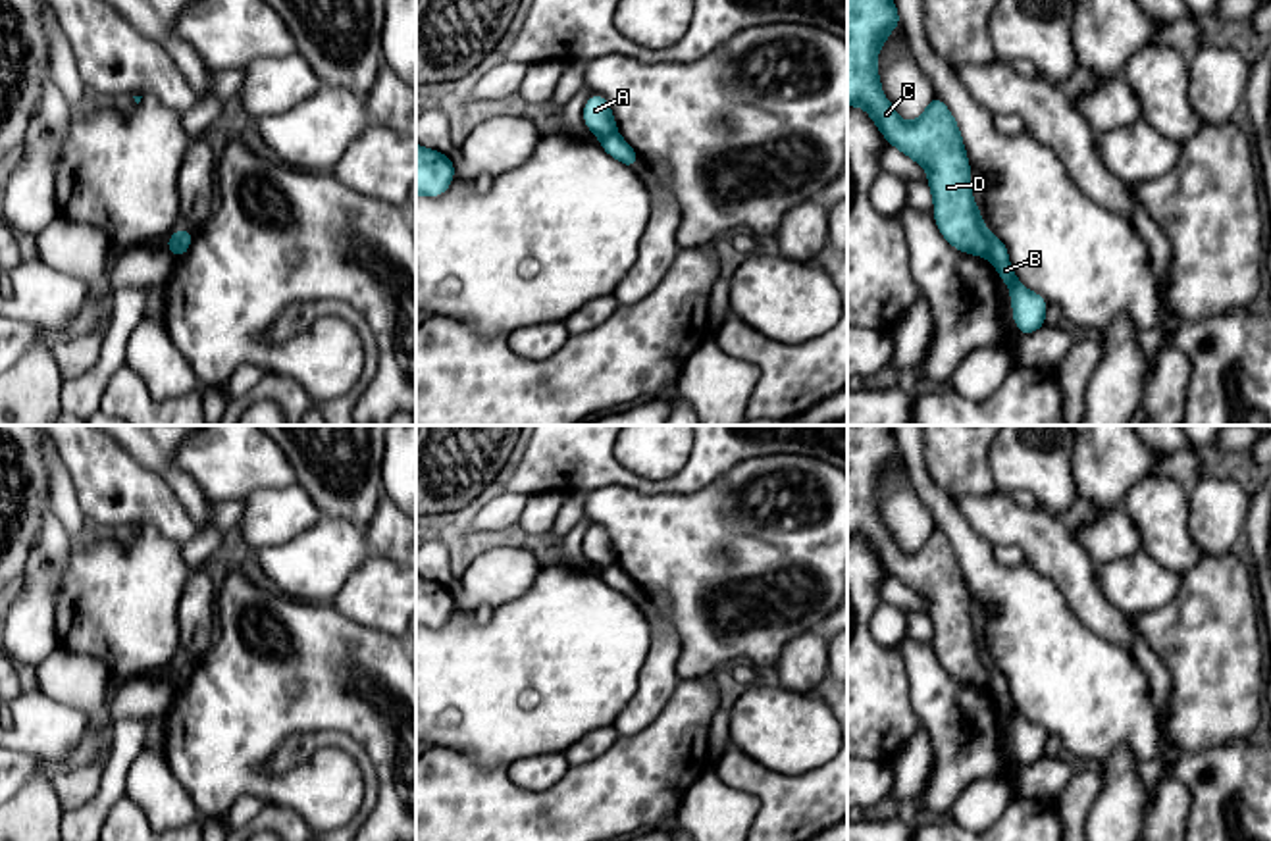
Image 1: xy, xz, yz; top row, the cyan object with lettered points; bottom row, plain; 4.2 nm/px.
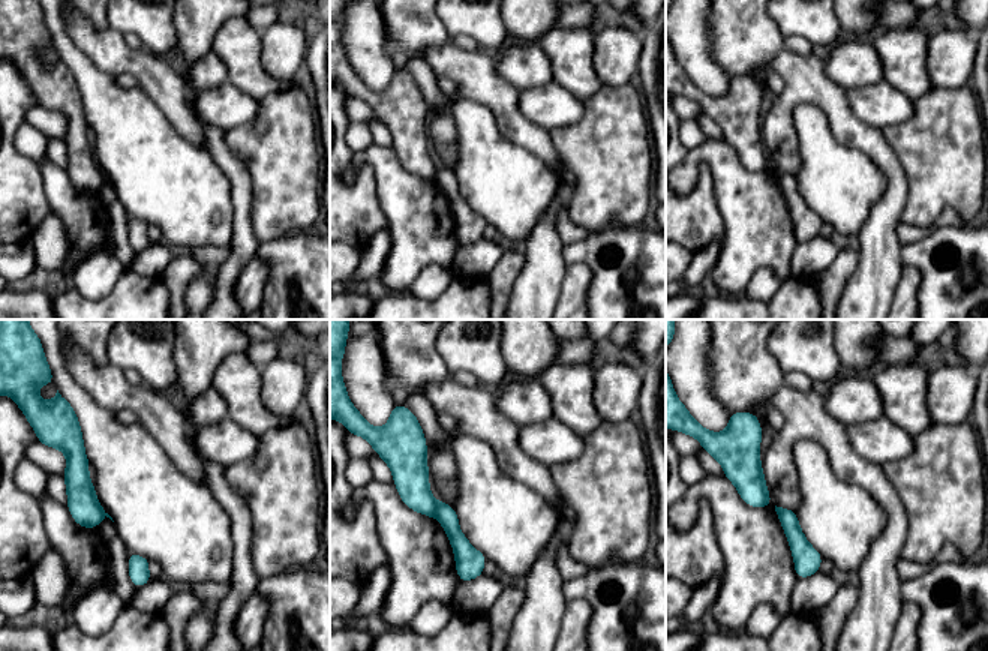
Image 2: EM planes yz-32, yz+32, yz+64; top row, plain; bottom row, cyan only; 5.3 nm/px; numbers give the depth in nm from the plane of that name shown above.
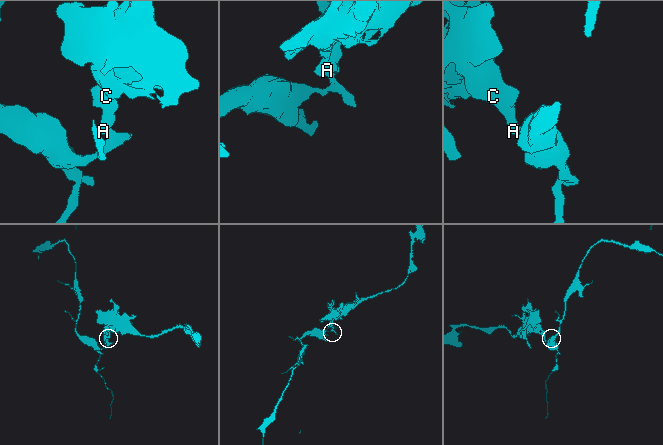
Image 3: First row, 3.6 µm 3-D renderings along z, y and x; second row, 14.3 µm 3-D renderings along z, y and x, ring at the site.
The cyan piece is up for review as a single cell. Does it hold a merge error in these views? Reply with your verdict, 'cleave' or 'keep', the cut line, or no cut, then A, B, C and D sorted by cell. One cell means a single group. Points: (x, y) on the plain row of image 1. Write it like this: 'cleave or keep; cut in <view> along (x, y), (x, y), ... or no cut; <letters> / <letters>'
cleave; cut in yz along (988, 662), (988, 682), (985, 686); A C D / B

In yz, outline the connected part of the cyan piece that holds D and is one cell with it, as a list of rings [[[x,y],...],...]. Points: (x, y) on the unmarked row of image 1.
[[[847,425],[847,537],[863,537],[884,570],[928,602],[934,650],[946,672],[986,687],[988,662],[973,631],[973,602],[951,543],[930,527],[924,545],[905,554],[882,525],[876,485],[899,454],[892,425]]]

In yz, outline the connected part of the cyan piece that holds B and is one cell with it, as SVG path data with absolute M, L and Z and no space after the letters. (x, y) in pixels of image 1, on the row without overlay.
M988 662L986 689L996 695L998 708L1009 716L1015 758L1021 766L1030 766L1046 756L1046 729L1023 718L1011 701L1007 677L992 662Z

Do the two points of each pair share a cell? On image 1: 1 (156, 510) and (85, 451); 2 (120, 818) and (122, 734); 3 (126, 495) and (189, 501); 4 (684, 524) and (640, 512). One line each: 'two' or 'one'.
1: one
2: two
3: two
4: one

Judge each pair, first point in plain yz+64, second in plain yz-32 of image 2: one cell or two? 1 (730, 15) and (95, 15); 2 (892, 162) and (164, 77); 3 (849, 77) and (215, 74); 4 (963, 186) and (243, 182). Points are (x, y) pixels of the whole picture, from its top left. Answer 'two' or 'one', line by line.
1: one
2: one
3: one
4: two

